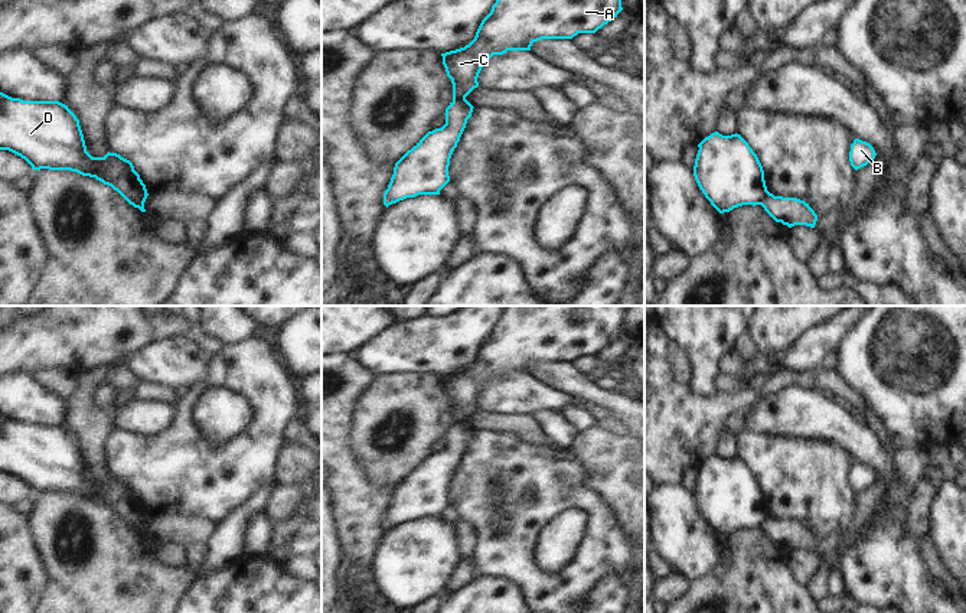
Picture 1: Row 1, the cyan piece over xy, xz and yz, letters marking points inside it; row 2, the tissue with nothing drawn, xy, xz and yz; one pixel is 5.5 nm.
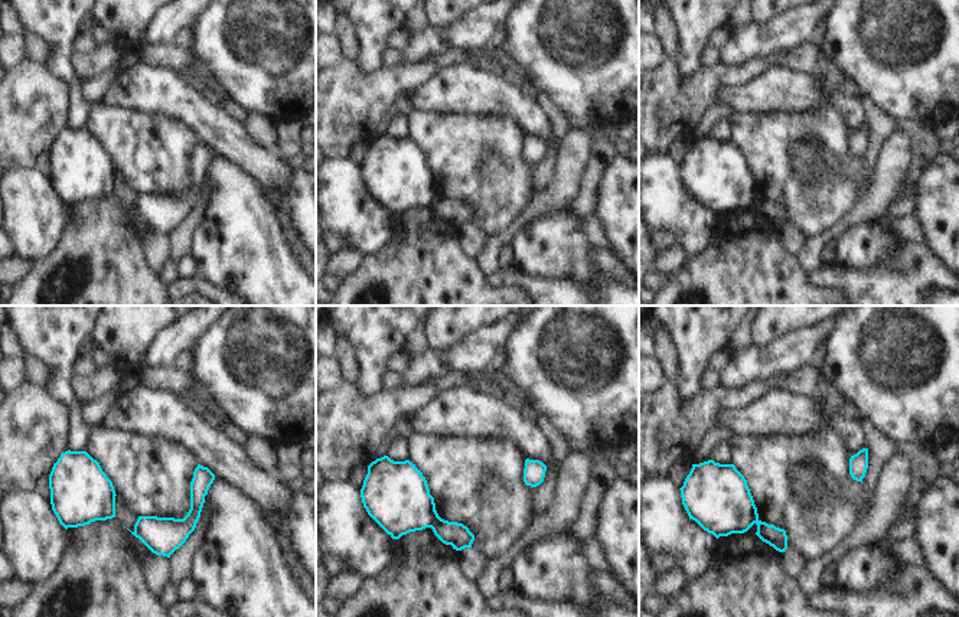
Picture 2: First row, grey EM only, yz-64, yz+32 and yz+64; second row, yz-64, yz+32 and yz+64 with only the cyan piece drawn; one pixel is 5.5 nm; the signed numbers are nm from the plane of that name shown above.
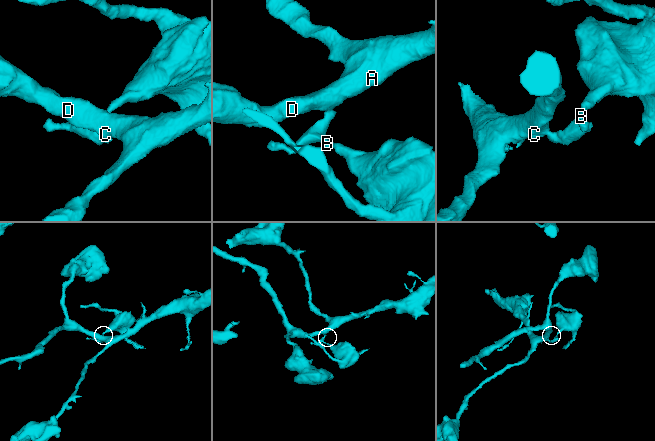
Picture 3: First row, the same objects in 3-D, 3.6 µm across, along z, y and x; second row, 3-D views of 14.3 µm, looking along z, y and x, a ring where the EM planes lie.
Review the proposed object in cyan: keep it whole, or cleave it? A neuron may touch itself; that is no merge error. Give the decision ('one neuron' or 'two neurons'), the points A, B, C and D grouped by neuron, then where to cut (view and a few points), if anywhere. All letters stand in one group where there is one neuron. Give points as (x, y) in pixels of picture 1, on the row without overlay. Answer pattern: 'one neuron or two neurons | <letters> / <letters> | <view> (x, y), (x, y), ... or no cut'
two neurons | A C D / B | yz (767, 514), (760, 527)

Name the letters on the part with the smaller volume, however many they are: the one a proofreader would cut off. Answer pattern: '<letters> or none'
B

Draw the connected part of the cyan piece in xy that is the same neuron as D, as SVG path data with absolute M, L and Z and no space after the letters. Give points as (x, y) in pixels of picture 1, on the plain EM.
M0 415L0 473L25 482L33 493L71 493L95 500L130 528L149 516L130 483L117 476L92 480L76 438L59 424L23 424Z

